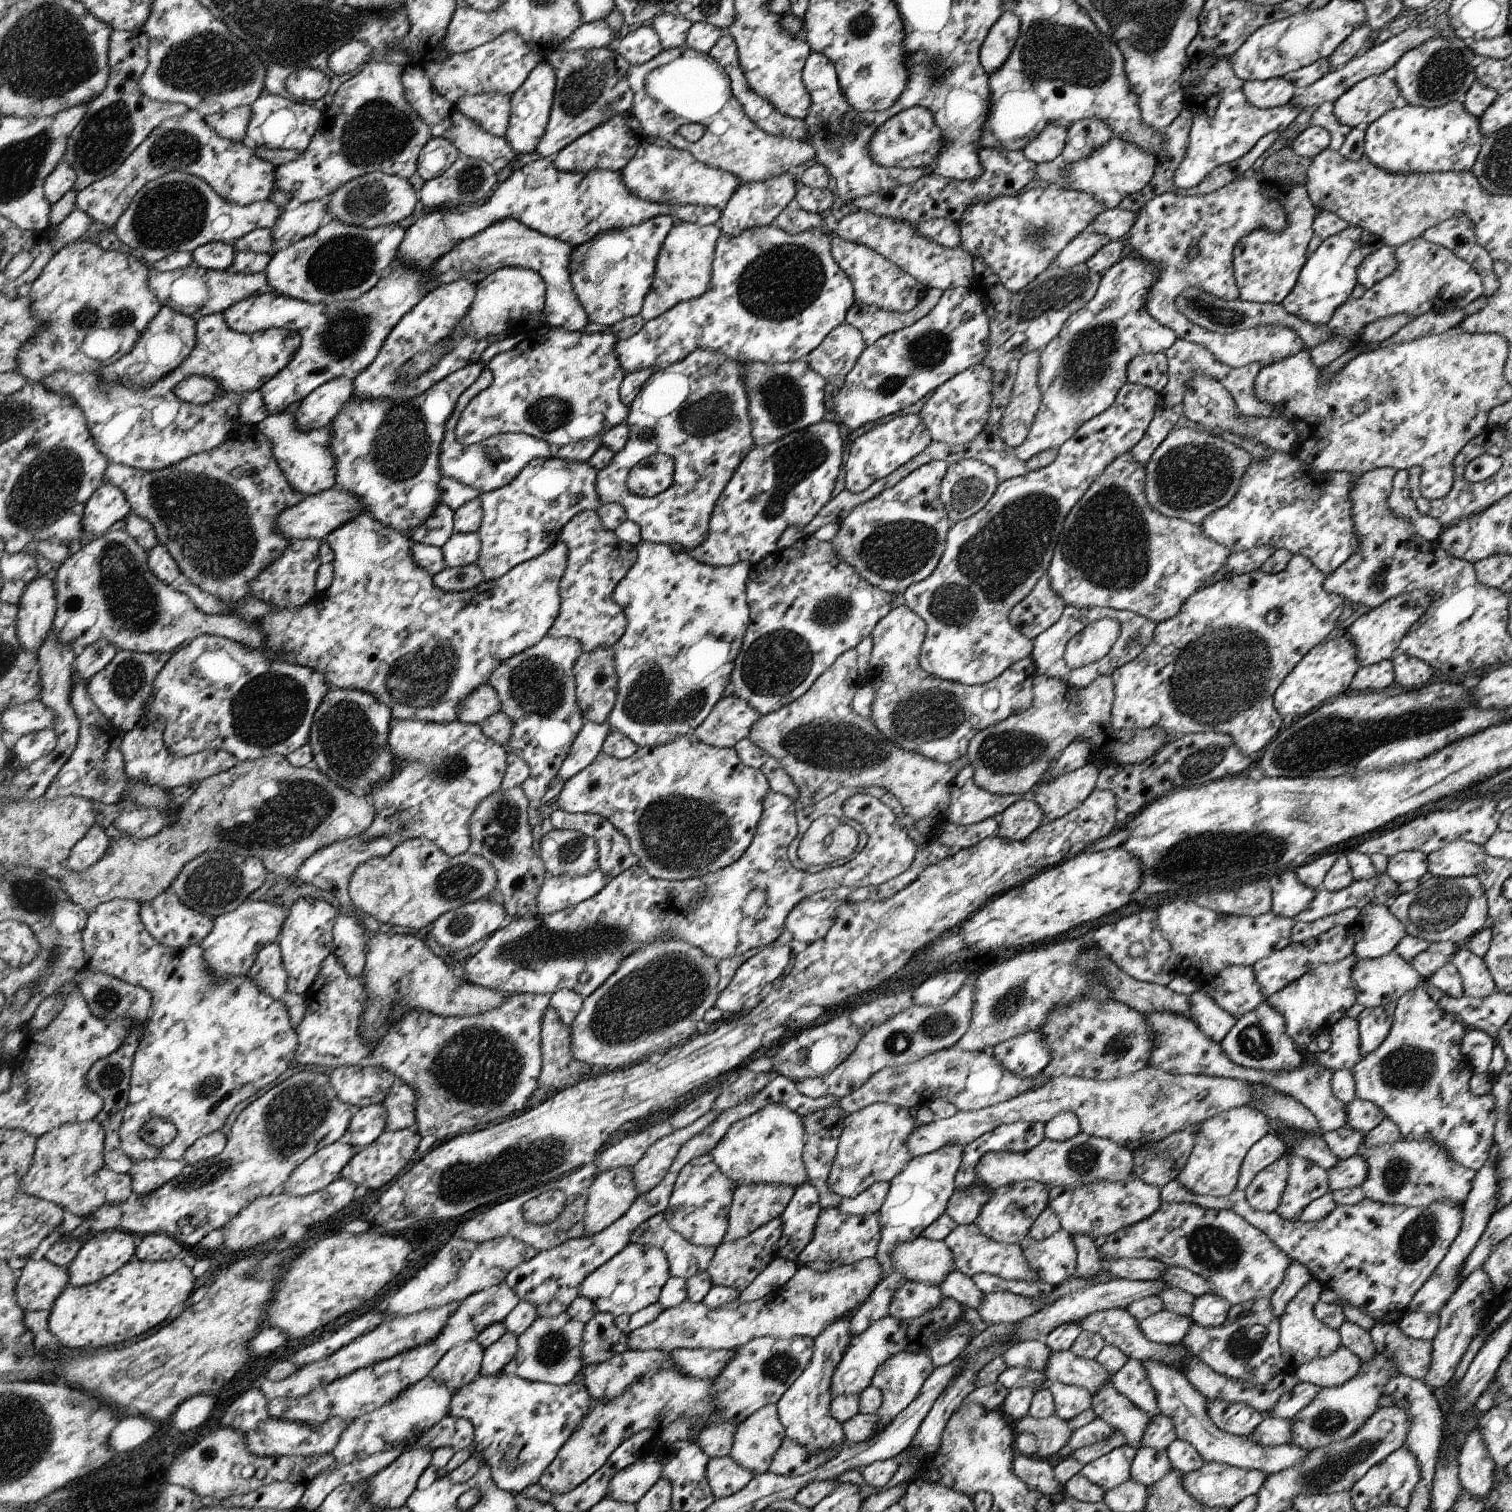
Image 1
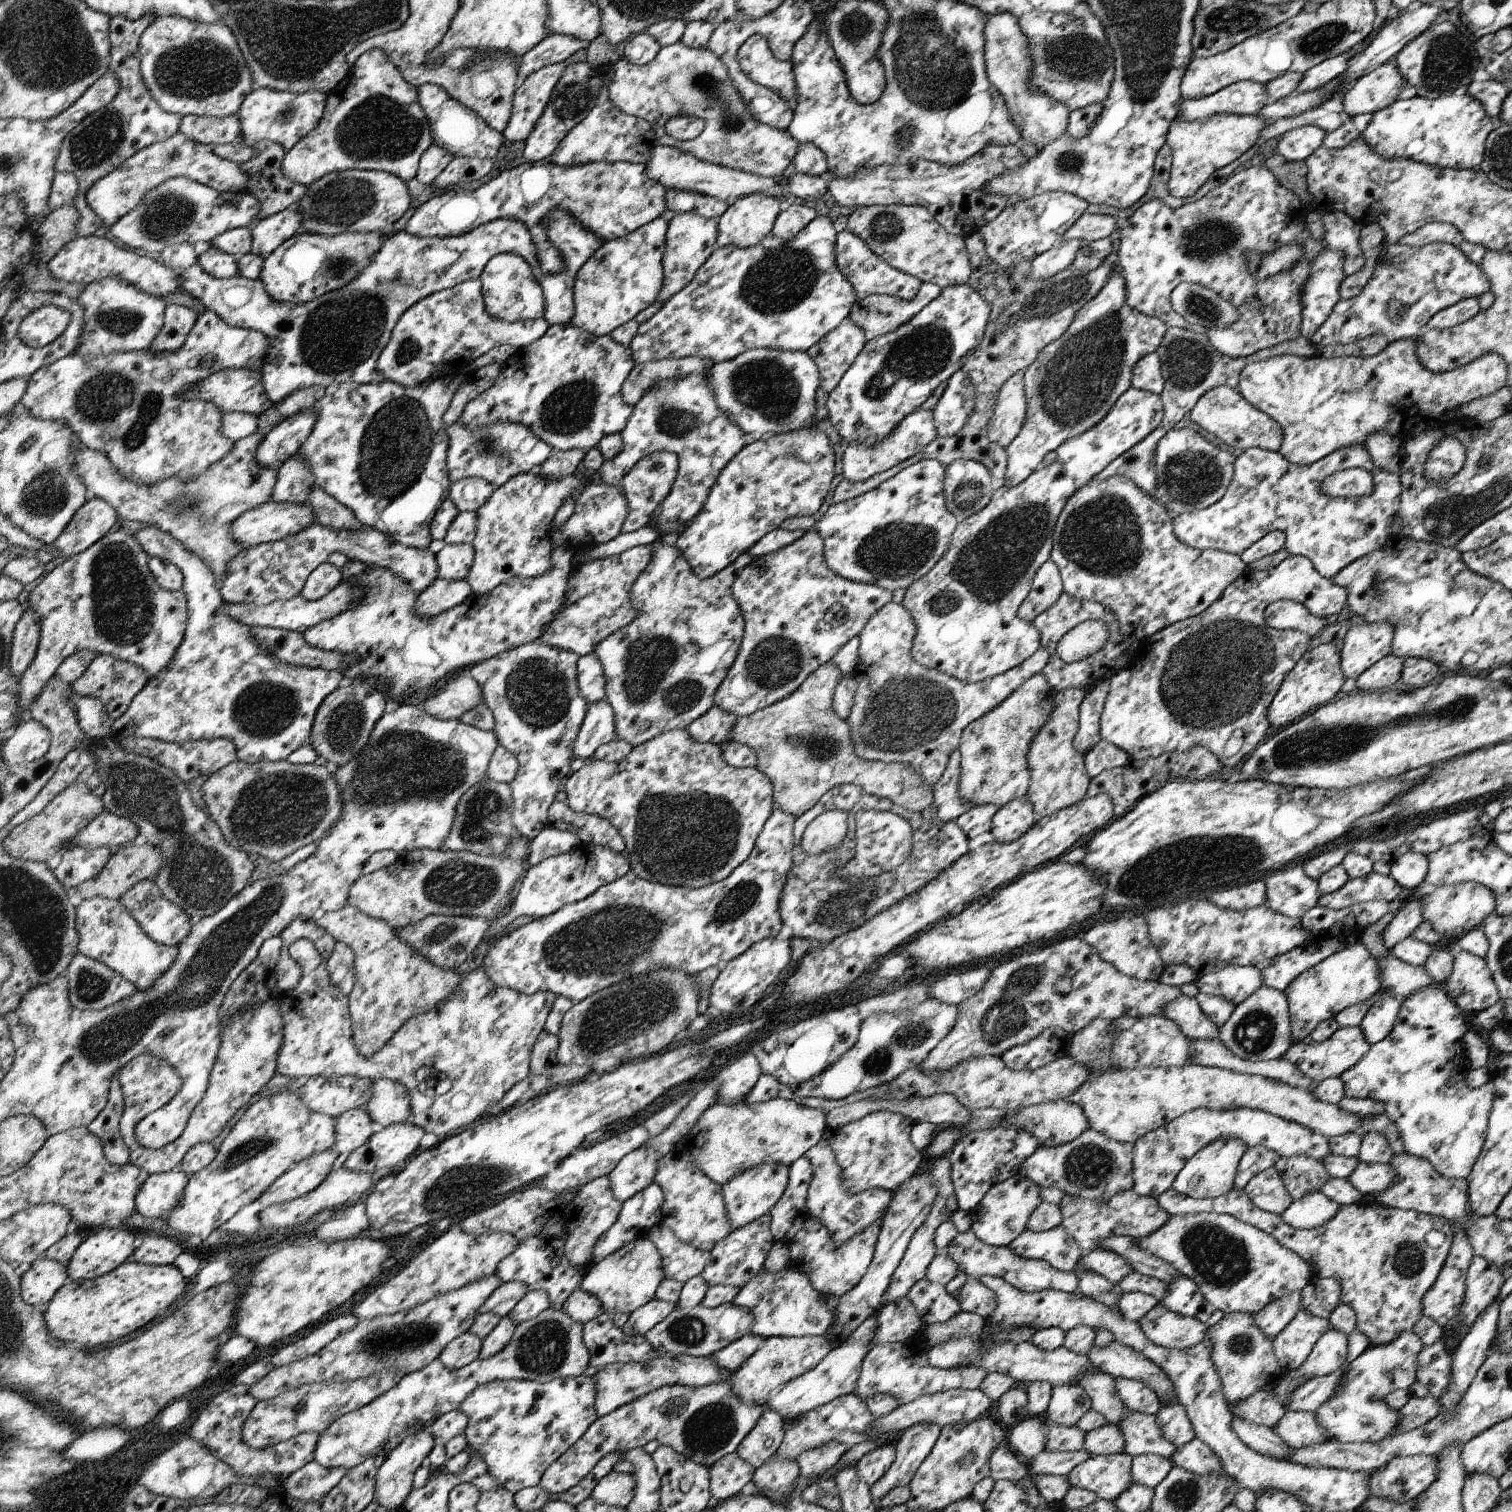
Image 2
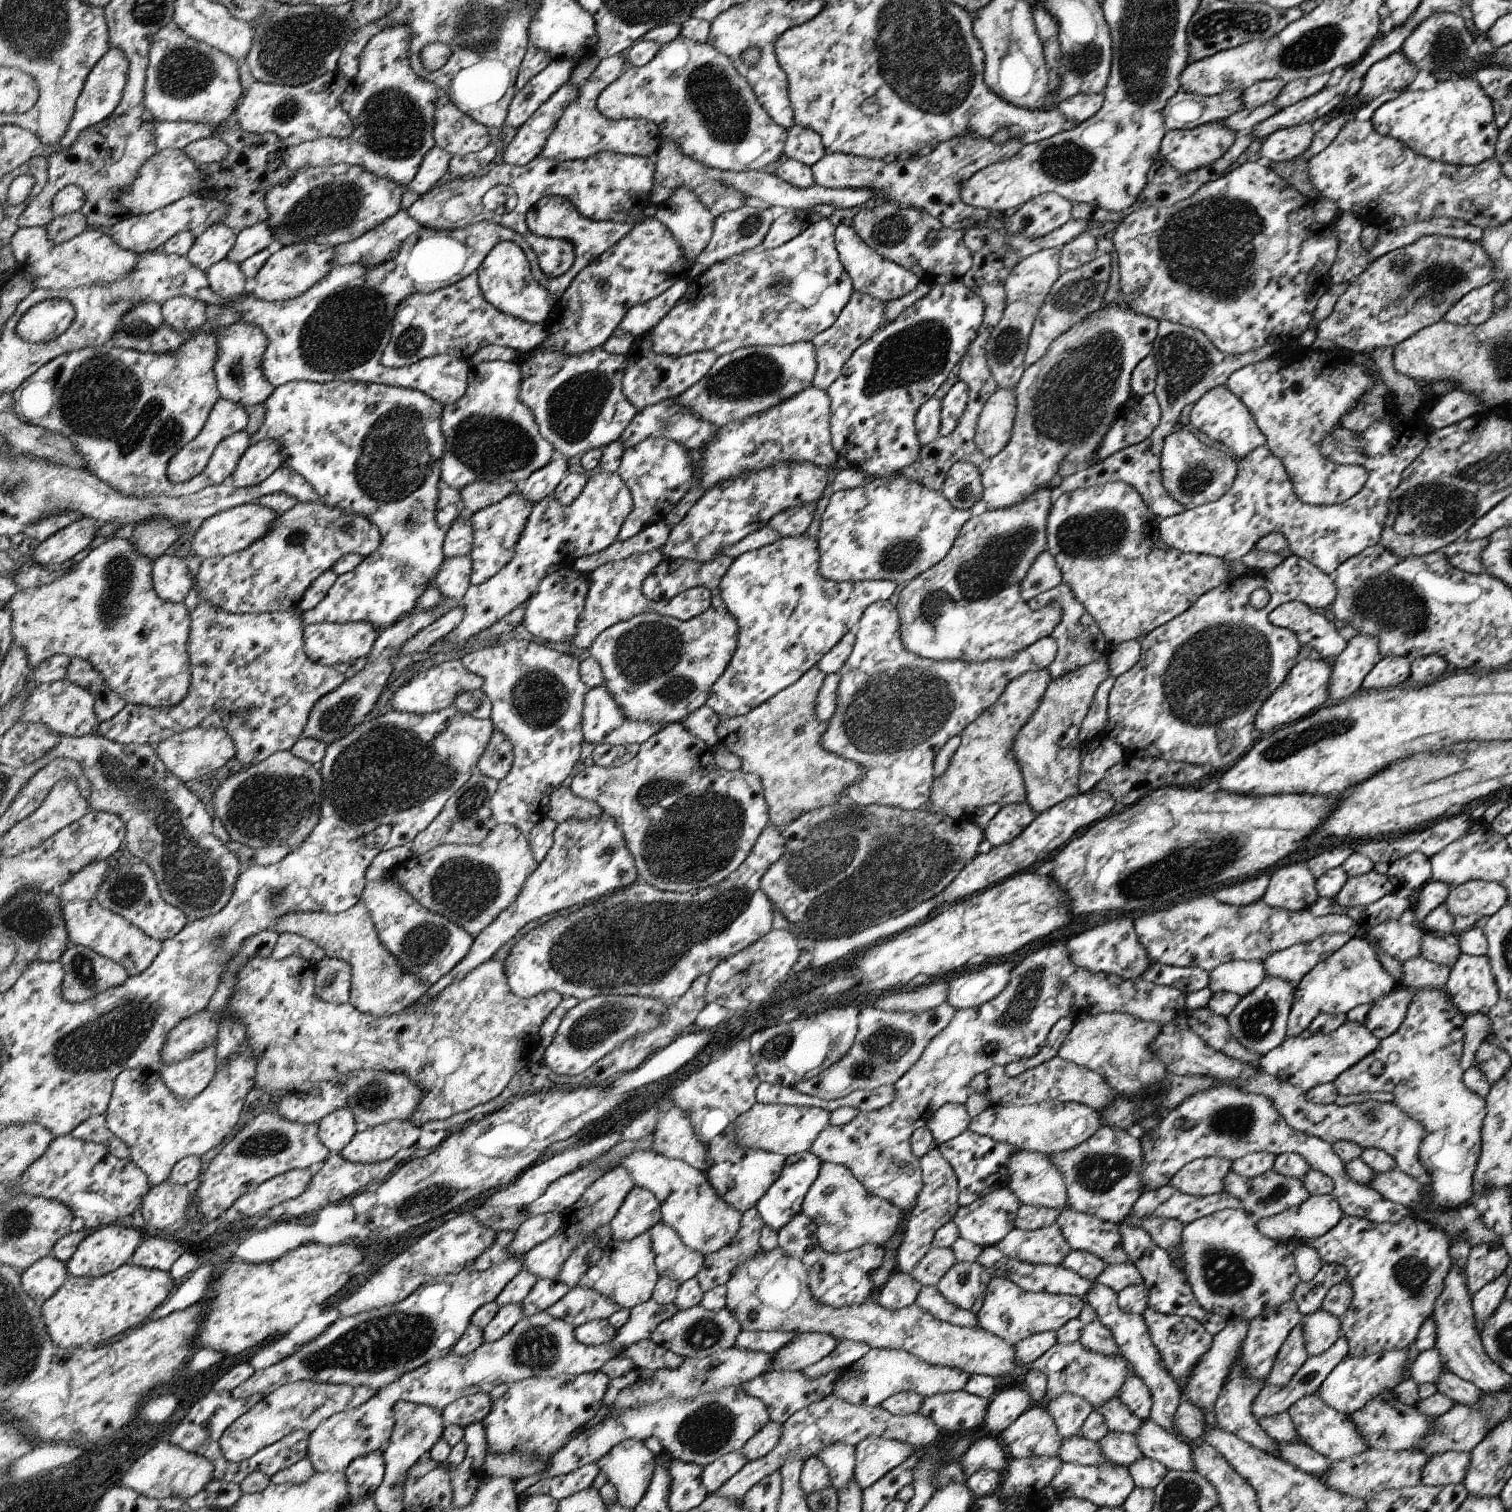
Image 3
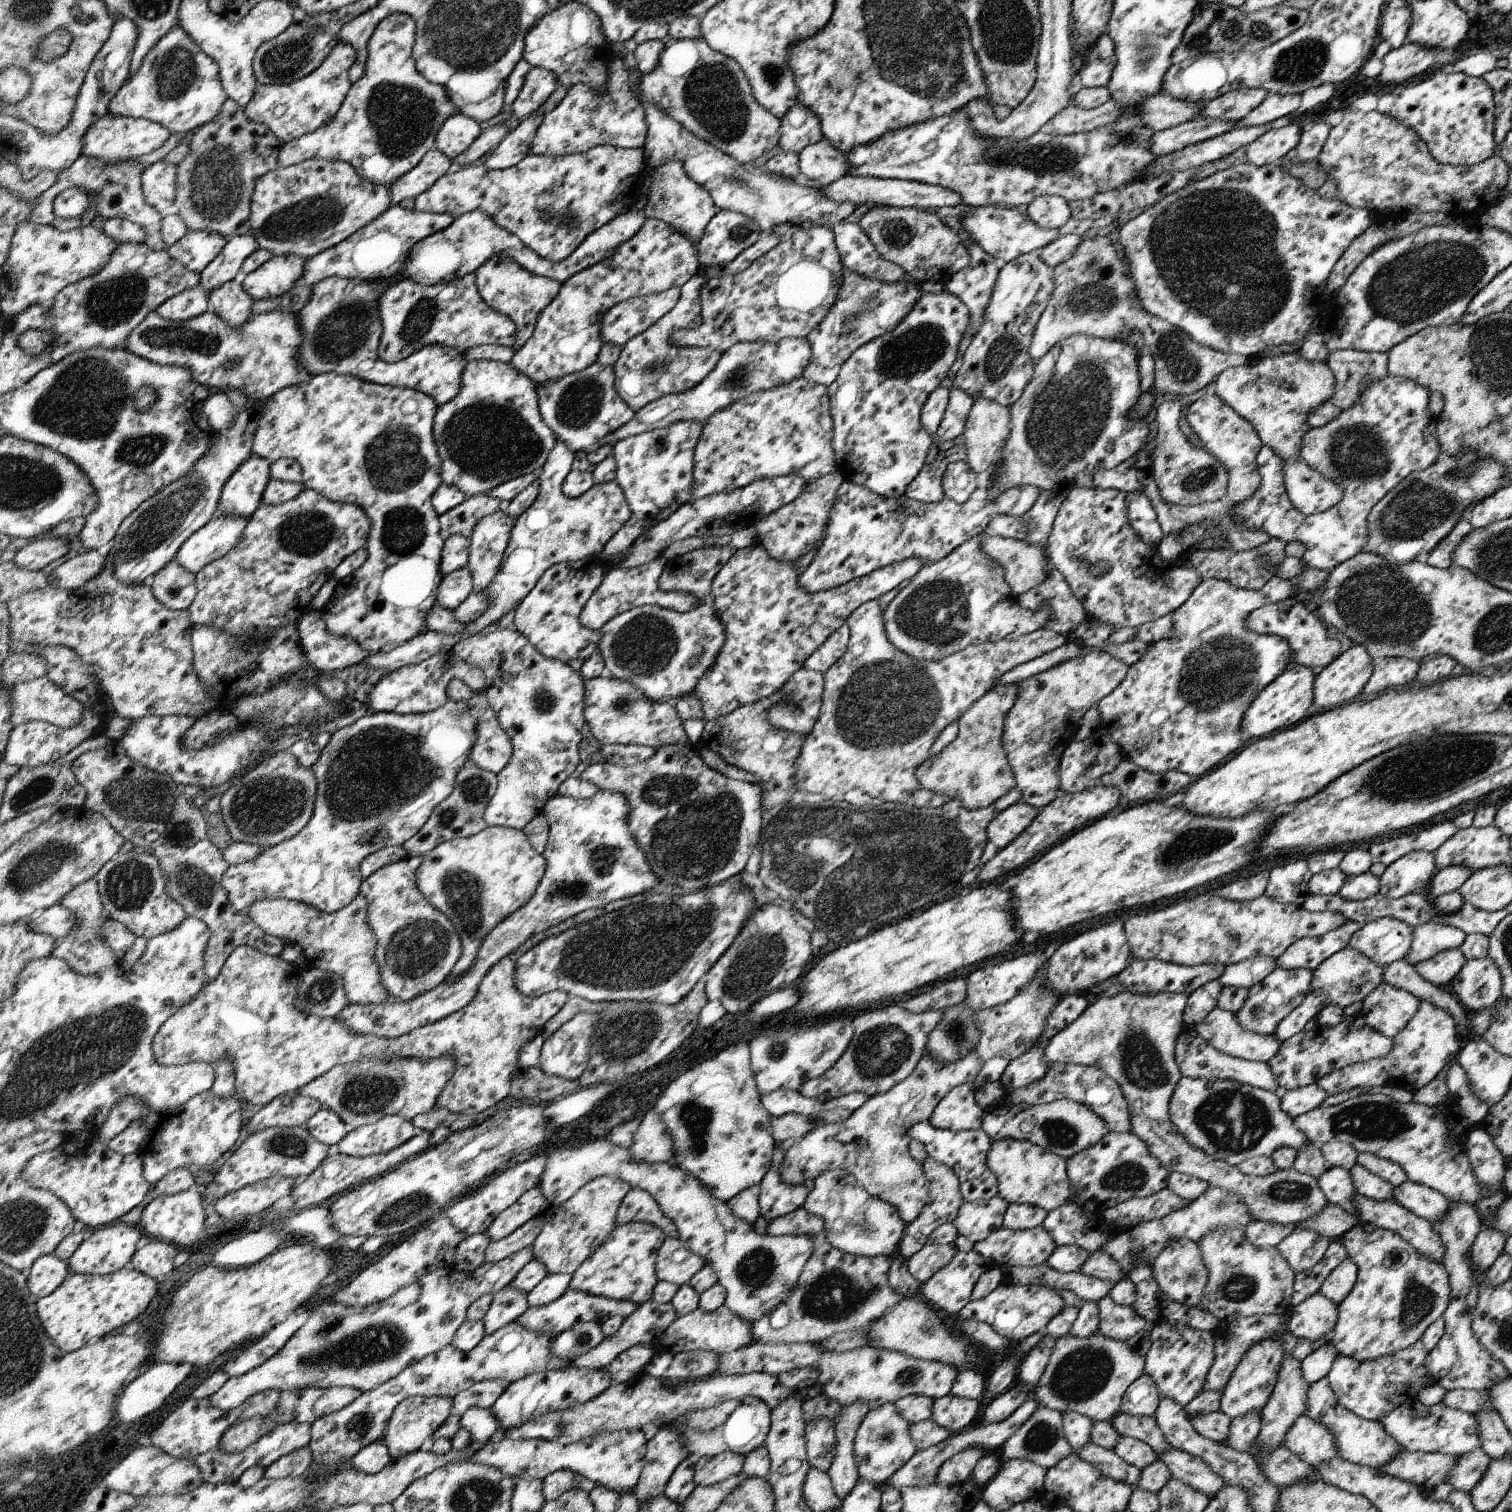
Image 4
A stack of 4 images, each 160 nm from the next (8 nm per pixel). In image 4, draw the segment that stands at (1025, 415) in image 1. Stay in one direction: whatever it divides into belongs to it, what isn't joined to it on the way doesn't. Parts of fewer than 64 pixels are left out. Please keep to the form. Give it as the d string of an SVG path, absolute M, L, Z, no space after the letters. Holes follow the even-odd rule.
M975 399L962 434L967 450L966 462L975 473L990 470L997 462L1012 432L1008 428L1009 422L1012 422L1012 414L1008 413L1007 406L992 399Z

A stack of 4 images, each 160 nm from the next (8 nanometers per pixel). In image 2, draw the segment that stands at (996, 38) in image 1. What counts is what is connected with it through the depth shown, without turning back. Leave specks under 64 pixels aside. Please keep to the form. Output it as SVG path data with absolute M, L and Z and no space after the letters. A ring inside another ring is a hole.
M1009 12L992 15L984 29L985 69L988 80L997 87L1008 104L1009 114L1021 128L1026 144L1042 150L1067 132L1071 111L1064 103L1054 100L1032 86L1034 62L1029 42L1016 15Z

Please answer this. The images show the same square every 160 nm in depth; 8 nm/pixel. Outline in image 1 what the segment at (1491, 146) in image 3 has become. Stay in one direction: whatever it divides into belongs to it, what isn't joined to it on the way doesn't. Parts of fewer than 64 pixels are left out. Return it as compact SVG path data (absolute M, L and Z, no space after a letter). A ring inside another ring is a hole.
M1458 101L1431 109L1407 104L1403 108L1389 110L1368 125L1363 149L1372 164L1397 175L1470 171L1480 152L1483 136L1479 127L1479 117L1472 116Z

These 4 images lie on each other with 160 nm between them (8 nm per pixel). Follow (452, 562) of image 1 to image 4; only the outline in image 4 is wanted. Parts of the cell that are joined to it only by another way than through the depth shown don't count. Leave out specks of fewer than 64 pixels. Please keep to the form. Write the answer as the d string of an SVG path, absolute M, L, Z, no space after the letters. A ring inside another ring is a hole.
M463 566L442 578L437 590L437 602L444 608L454 610L466 600L473 590L473 575L468 566Z

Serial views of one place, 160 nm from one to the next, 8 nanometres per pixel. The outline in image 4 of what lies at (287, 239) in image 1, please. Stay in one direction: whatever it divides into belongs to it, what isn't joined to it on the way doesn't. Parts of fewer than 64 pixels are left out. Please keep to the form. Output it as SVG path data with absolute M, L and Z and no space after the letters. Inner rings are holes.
M252 232L230 238L220 256L210 262L200 273L200 287L207 292L212 292L225 282L234 280L238 270L249 256L259 249L259 246L260 243Z

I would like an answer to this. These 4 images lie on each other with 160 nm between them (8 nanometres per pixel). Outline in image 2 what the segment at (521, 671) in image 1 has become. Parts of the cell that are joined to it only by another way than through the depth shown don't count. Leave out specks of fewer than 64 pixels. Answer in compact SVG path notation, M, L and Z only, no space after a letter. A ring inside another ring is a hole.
M540 640L507 650L486 662L474 665L470 676L477 679L484 689L485 704L493 711L496 726L493 731L500 744L516 755L519 769L516 778L509 784L513 798L513 823L526 839L537 837L548 824L548 808L562 784L562 778L570 770L574 742L584 724L588 701L578 690L578 654L568 649L553 647Z

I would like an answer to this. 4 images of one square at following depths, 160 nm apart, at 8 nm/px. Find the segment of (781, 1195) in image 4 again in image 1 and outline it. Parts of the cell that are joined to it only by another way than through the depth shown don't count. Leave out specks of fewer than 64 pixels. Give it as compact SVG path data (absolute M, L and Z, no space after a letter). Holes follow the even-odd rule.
M806 1182L799 1186L780 1218L783 1222L778 1256L798 1263L799 1254L815 1235L821 1207L818 1191Z

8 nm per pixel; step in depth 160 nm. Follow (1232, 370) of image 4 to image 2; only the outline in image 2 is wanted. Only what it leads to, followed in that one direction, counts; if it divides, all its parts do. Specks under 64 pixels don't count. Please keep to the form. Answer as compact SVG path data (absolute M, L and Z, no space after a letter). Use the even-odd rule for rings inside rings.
M1417 338L1398 339L1388 343L1382 352L1369 357L1278 355L1246 366L1240 373L1237 390L1252 406L1282 427L1283 441L1278 451L1284 458L1297 465L1312 465L1322 457L1346 447L1360 445L1366 448L1368 437L1376 433L1398 436L1403 443L1429 429L1442 429L1448 424L1451 411L1473 400L1493 395L1507 386L1507 364L1498 353L1490 351L1460 368L1434 372L1419 361L1416 354ZM1356 467L1326 477L1320 490L1332 496L1357 497L1370 495L1374 486L1373 476L1366 469Z

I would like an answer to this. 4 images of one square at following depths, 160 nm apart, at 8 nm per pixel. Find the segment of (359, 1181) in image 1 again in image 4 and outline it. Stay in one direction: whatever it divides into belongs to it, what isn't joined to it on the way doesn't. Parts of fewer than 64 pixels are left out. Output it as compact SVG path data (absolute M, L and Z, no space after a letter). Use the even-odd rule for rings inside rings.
M388 1115L377 1123L349 1131L338 1143L340 1154L353 1157L386 1154L414 1137L414 1126L400 1115Z

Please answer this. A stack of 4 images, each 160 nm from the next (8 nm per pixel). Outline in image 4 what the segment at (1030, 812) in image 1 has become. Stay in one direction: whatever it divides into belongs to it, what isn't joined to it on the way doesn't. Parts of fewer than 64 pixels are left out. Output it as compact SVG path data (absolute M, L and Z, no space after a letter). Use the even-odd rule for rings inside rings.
M1022 800L1016 801L989 822L988 840L995 844L997 850L1002 850L1024 833L1038 816L1038 808Z

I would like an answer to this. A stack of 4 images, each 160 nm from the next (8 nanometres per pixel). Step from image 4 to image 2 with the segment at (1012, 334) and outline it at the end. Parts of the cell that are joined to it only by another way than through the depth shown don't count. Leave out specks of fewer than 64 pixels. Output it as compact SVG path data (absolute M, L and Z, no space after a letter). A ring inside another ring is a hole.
M1078 239L1058 240L1052 249L1028 263L1031 268L1031 278L1047 279L1068 268L1073 264L1082 245L1084 242Z

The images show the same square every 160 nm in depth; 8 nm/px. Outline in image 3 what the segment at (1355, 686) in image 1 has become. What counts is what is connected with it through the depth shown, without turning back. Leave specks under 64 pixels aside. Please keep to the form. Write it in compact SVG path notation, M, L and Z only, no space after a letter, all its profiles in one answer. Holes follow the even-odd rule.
M1401 656L1384 657L1364 677L1361 690L1389 689L1406 682L1411 673L1411 661Z

